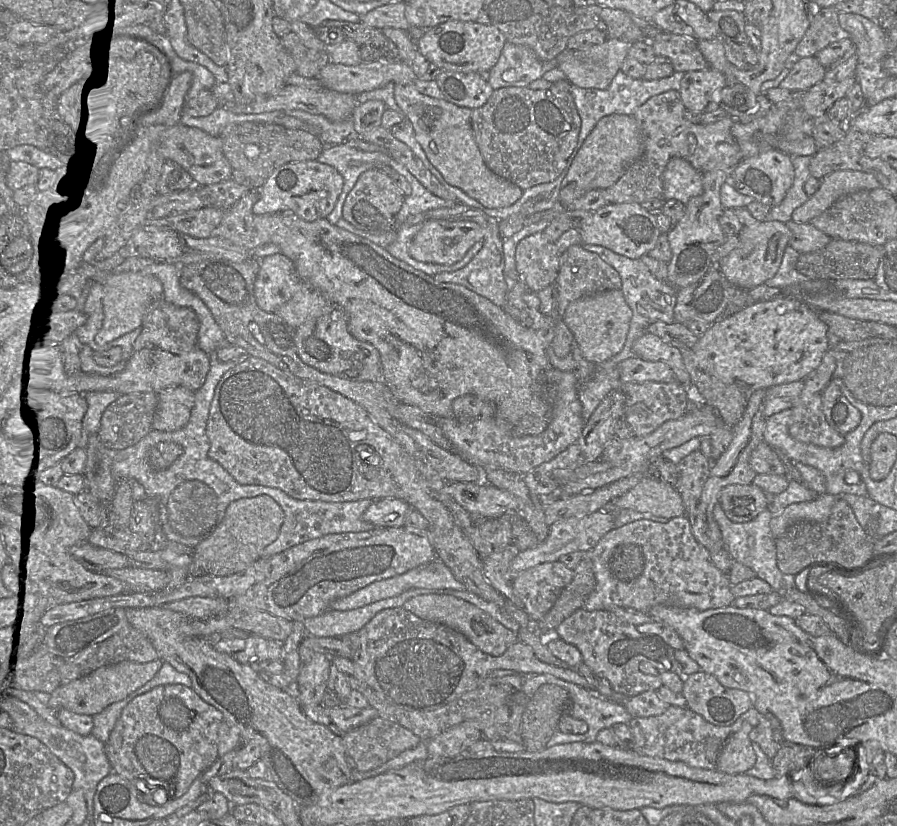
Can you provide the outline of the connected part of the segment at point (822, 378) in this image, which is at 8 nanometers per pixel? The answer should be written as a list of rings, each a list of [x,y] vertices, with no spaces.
[[[828,350],[824,354],[820,365],[803,379],[804,387],[802,392],[795,405],[791,408],[792,417],[789,433],[794,439],[826,448],[836,448],[844,443],[844,436],[833,429],[827,422],[822,405],[824,390],[833,378],[835,369],[835,357],[832,350]]]

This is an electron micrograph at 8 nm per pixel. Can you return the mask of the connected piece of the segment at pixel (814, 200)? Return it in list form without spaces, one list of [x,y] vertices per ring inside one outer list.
[[[838,170],[825,176],[817,191],[796,208],[791,220],[797,223],[810,223],[841,197],[860,190],[881,187],[877,178],[864,171]]]

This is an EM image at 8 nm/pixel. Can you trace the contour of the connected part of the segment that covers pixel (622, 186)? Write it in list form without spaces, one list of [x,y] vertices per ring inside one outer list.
[[[669,90],[648,99],[638,107],[632,115],[639,123],[644,137],[644,152],[642,156],[633,162],[619,178],[619,180],[607,189],[609,204],[615,203],[639,203],[644,204],[649,200],[665,200],[662,176],[670,159],[678,157],[688,161],[696,170],[705,173],[715,169],[727,172],[732,170],[743,159],[736,139],[731,133],[735,120],[727,116],[711,124],[692,123],[685,118],[686,108],[681,100],[679,91]]]

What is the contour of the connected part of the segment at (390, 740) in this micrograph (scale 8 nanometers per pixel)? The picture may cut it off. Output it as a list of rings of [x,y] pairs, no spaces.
[[[375,717],[369,722],[343,733],[342,741],[346,755],[355,761],[355,769],[366,772],[380,767],[406,750],[415,748],[421,739],[397,723]]]

